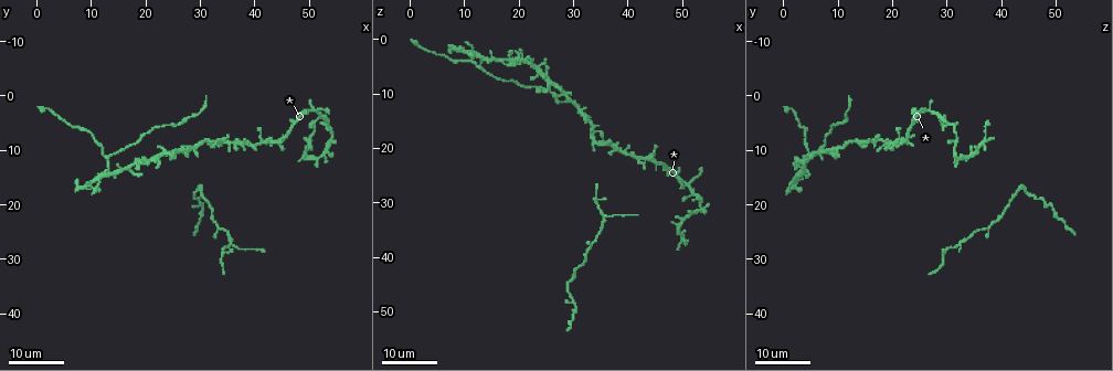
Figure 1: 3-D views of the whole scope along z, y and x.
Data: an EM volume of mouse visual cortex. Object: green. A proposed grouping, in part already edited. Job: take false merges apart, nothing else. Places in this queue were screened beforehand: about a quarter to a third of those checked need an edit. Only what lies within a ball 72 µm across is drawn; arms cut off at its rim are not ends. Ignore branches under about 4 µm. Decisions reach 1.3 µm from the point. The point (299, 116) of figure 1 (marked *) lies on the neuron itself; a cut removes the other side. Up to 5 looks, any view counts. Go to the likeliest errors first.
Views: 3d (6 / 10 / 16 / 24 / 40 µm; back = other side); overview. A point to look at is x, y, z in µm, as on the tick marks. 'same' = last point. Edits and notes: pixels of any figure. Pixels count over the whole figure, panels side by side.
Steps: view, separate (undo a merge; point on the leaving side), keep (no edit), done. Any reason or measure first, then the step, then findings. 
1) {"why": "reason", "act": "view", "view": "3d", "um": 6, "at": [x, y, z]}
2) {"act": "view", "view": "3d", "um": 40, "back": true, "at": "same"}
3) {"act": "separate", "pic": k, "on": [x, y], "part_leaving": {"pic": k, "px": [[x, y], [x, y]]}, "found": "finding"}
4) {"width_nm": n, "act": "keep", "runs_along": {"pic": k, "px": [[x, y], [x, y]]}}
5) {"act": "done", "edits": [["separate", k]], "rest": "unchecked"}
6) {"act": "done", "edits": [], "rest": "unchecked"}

{"why": "three arms meet", "act": "view", "view": "3d", "um": 16, "at": [35.5, 27.5, 32.0]}

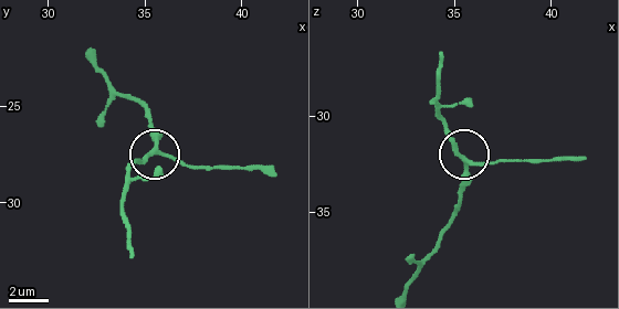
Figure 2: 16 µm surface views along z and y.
{"act": "view", "view": "3d", "um": 10, "at": [35.5, 27.2, 32.3]}

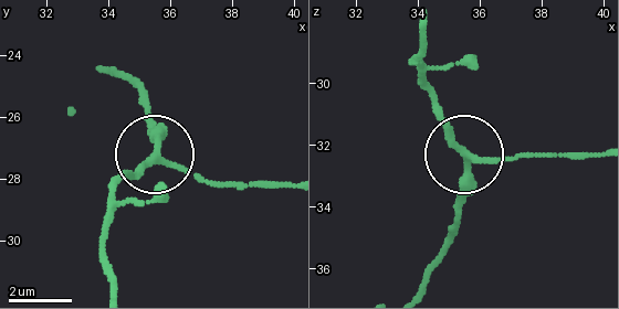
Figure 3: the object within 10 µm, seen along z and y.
{"arms": 3, "act": "keep", "found": "continuous, no second neuron"}

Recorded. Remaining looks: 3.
{"why": "thin arm on a thick one", "act": "view", "view": "3d", "um": 16, "at": [51.5, 3.0, 26.5]}

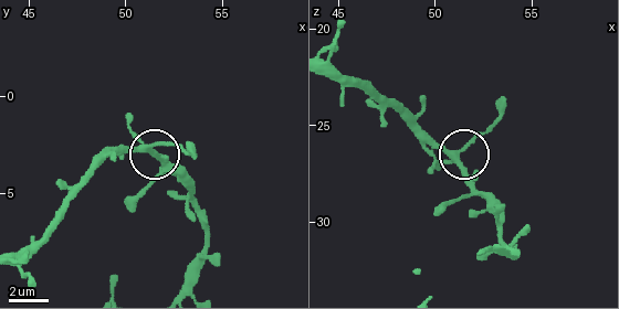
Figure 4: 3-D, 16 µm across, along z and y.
{"act": "view", "view": "3d", "um": 6, "at": [51.1, 2.7, 26.6]}

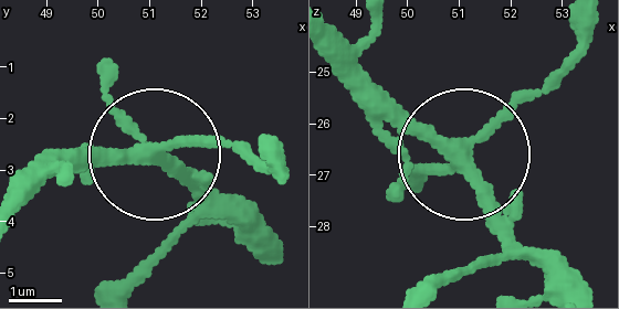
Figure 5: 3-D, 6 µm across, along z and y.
{"act": "keep", "runs_along": {"pic": 5, "px": [[331, 63], [475, 151], [590, 41]]}, "found": "continuous, no second neuron"}

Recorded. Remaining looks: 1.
{"act": "done", "edits": [], "rest": "unchecked"}

